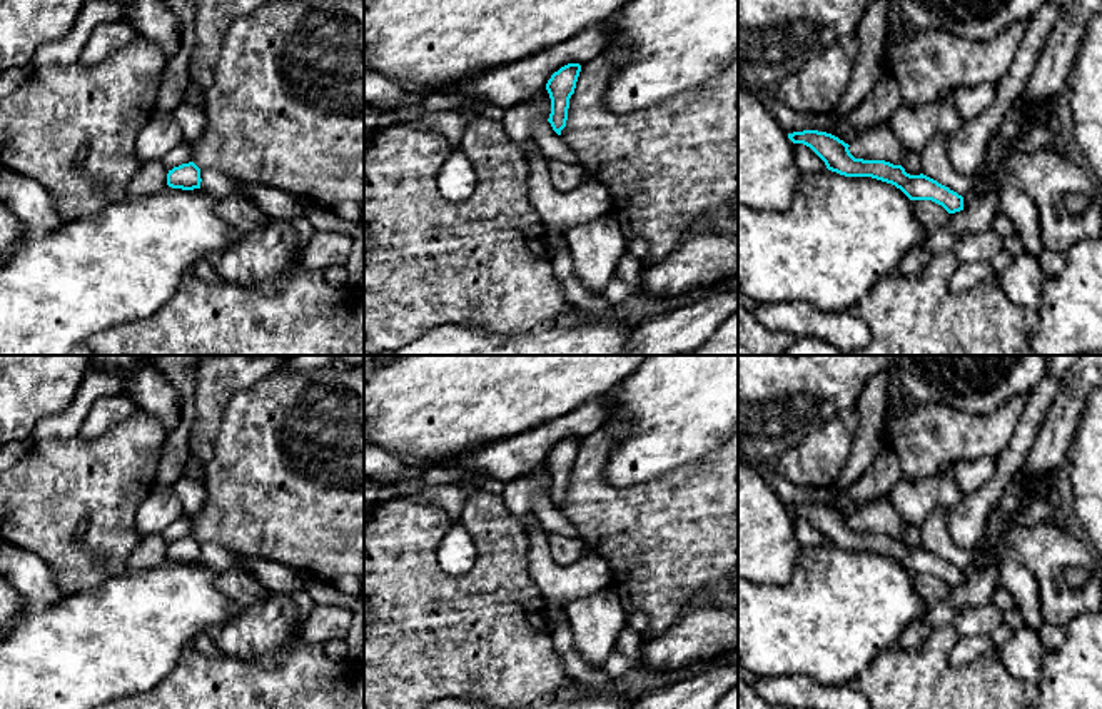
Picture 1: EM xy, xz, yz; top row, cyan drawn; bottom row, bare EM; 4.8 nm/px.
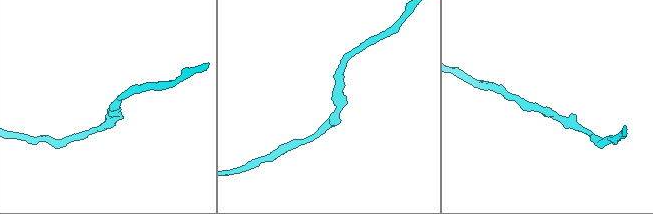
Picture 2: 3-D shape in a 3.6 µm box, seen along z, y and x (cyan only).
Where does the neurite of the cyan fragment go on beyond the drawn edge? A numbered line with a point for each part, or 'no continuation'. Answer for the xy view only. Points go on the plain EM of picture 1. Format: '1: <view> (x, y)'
no continuation

